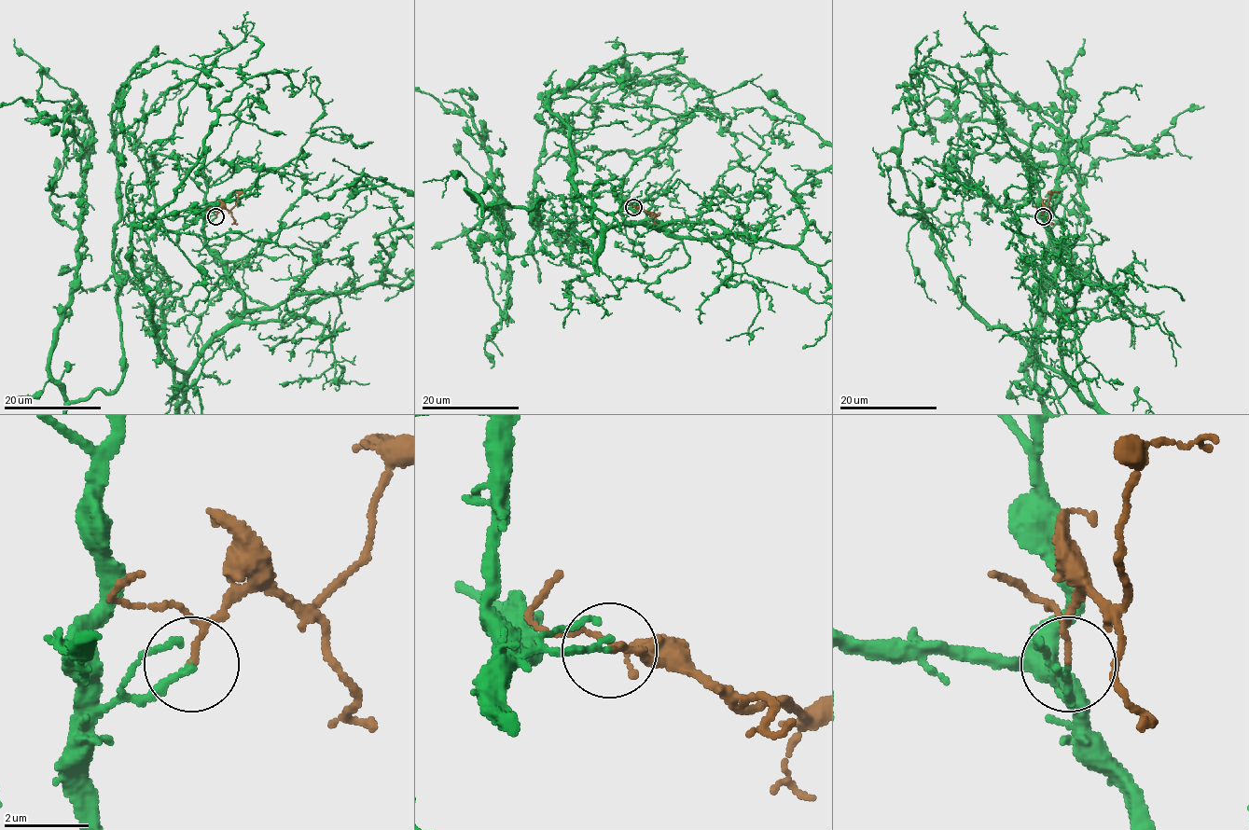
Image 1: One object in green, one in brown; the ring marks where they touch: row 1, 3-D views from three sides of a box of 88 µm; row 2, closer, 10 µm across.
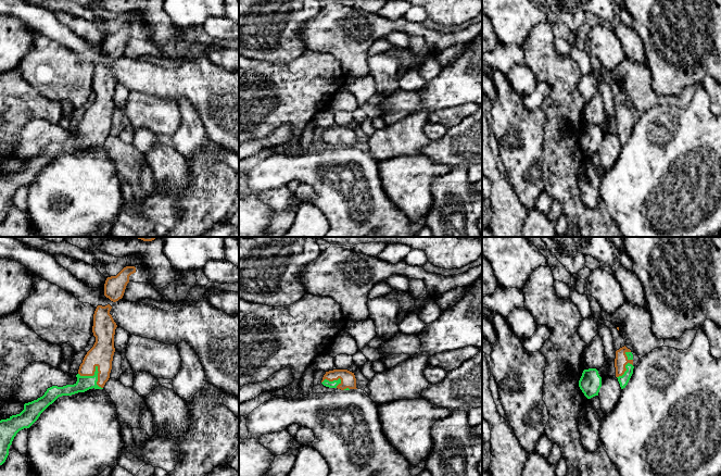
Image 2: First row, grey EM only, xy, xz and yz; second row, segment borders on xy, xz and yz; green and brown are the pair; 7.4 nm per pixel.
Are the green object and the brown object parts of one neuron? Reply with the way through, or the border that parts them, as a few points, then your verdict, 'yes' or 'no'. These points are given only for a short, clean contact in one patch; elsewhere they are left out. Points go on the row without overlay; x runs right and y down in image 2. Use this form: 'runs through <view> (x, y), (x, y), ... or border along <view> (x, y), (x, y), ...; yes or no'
runs through xy (84, 139), (97, 127), (97, 120), (101, 111); yes

